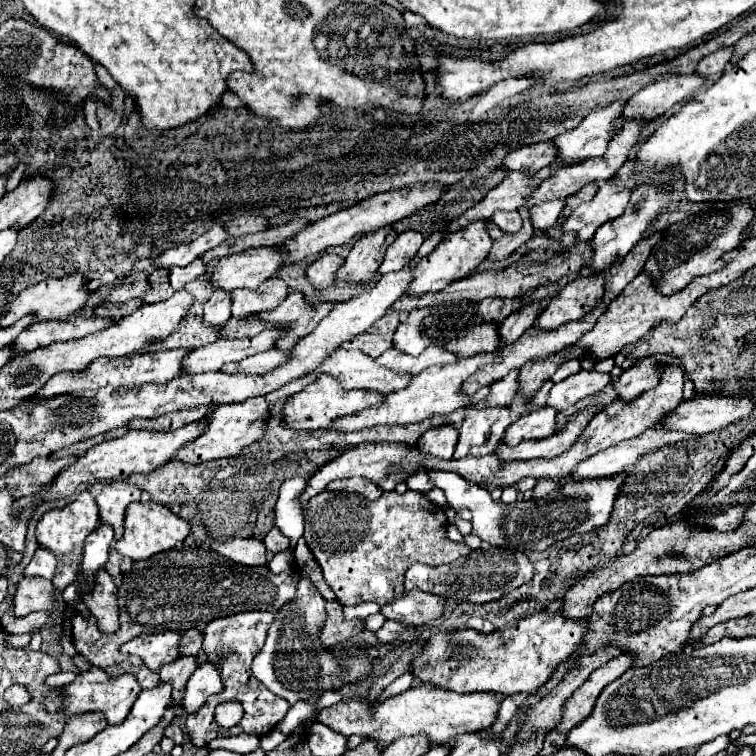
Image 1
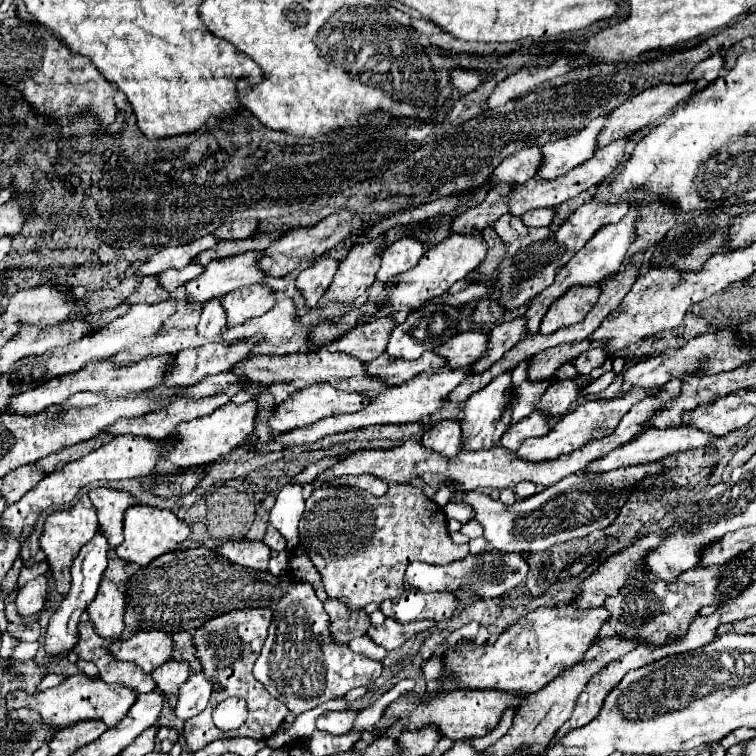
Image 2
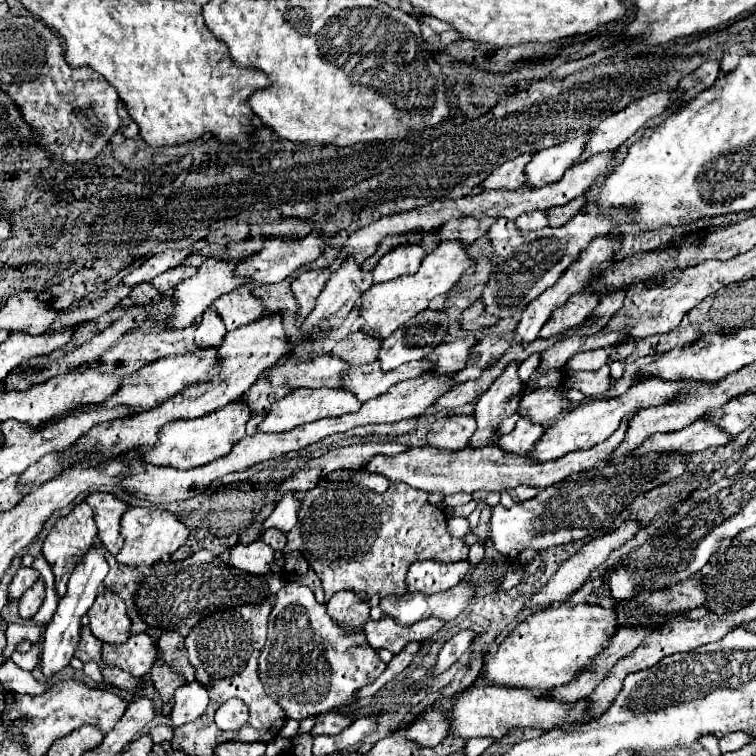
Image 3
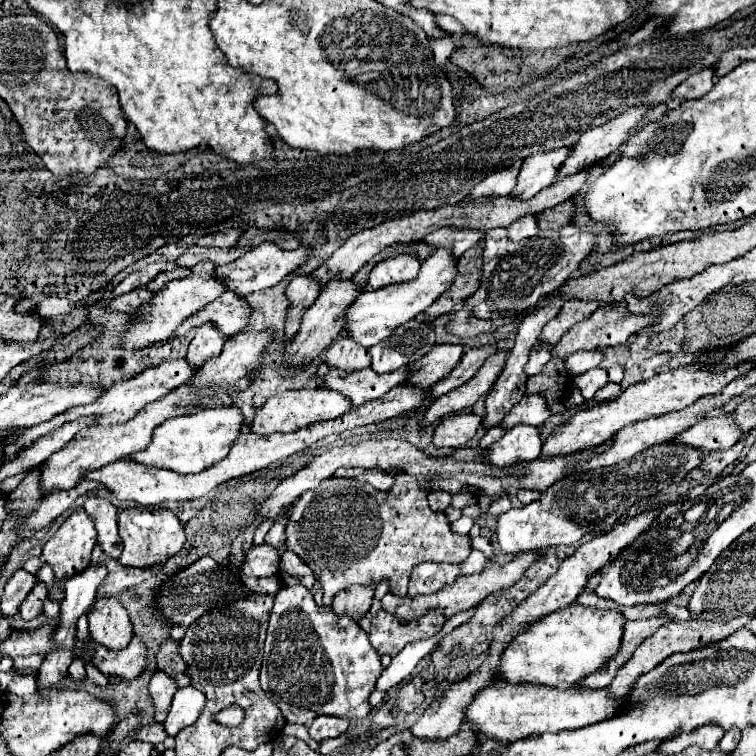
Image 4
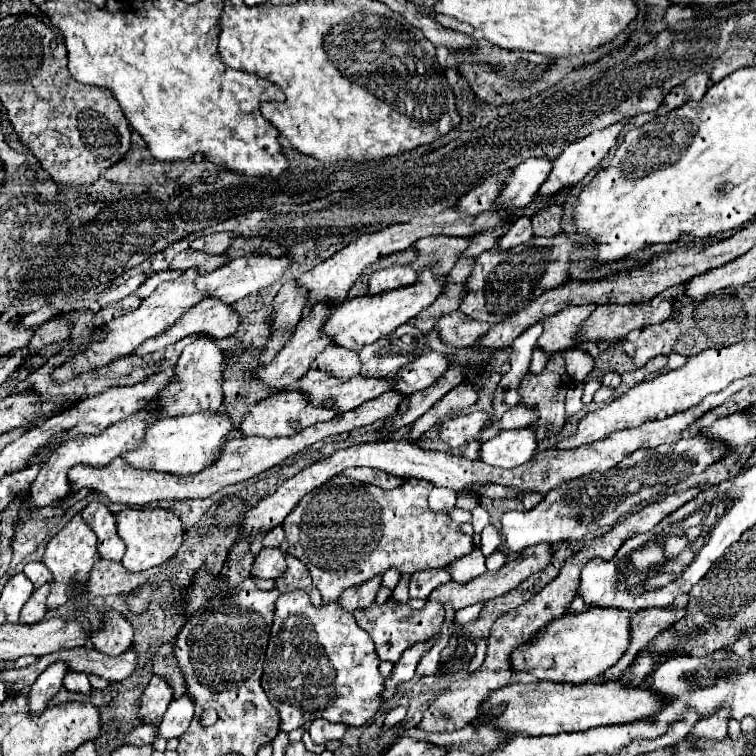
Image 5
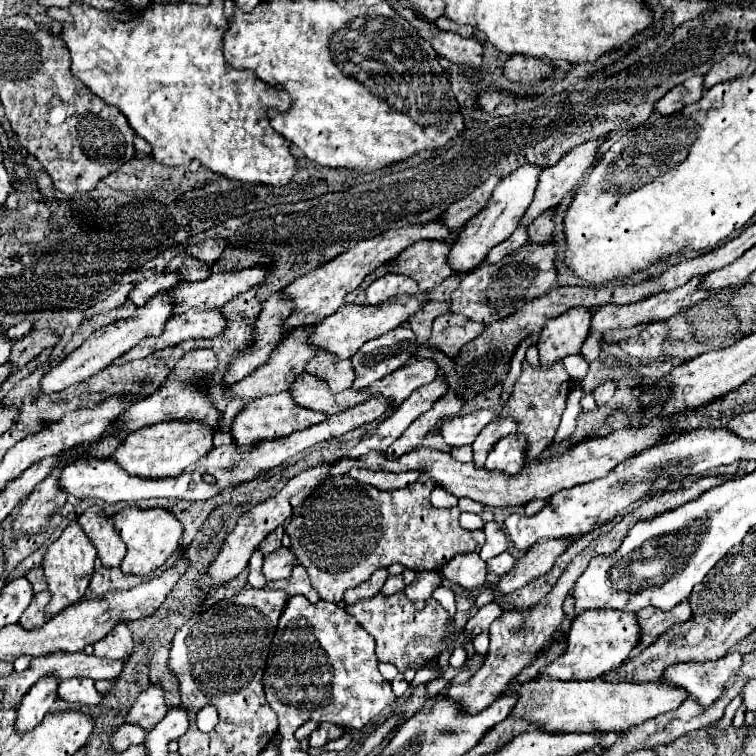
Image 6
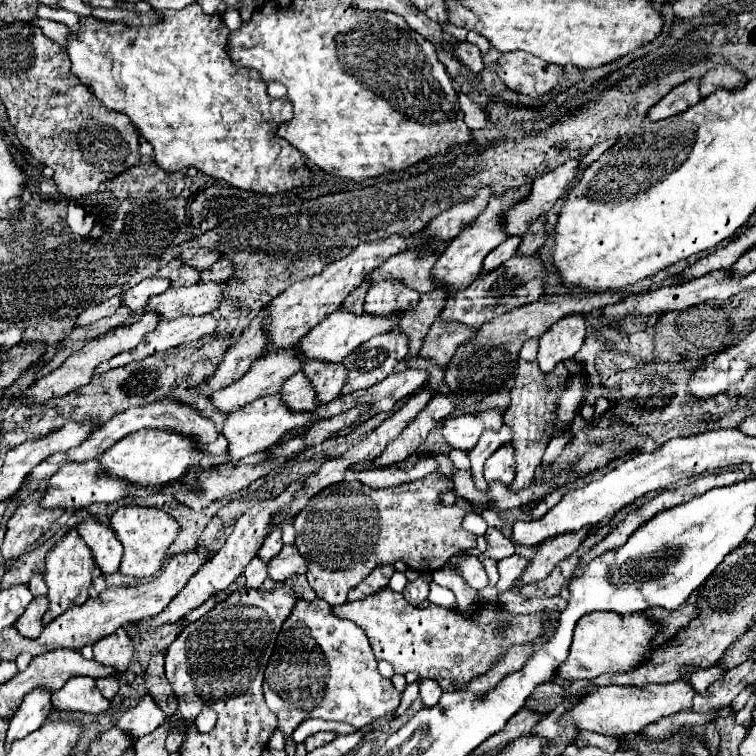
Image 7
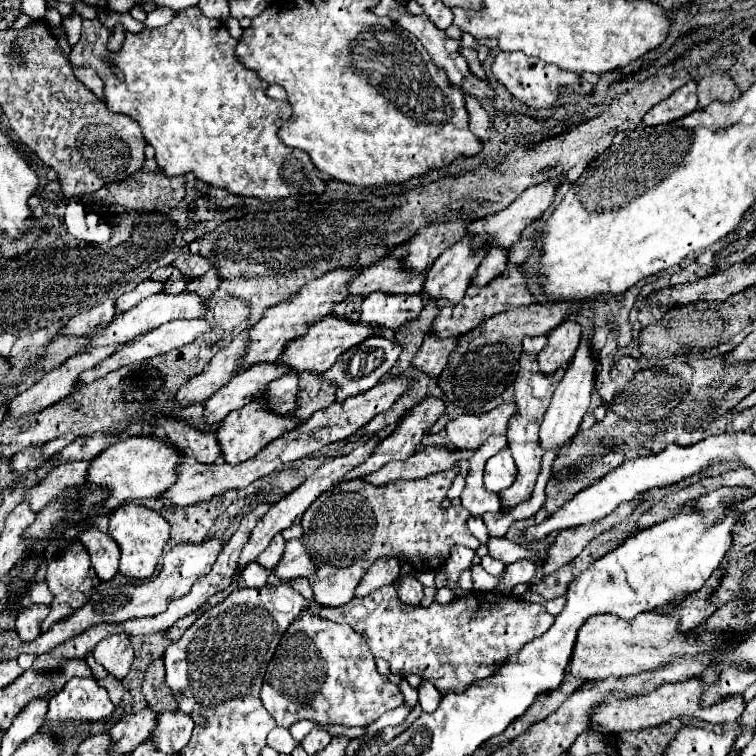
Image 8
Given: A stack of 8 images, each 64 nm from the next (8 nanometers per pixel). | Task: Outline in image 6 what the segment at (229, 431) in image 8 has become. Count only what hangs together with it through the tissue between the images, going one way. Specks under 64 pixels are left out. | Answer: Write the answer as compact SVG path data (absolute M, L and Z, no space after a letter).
M280 392L280 394L274 394L274 396L264 396L264 398L250 400L242 408L242 412L236 416L234 424L230 426L230 432L234 436L234 442L240 448L248 448L258 440L276 440L276 438L288 436L296 430L304 430L304 428L308 428L308 426L312 426L312 424L316 424L324 418L328 418L324 412L312 412L308 408L300 408L294 402L290 392Z

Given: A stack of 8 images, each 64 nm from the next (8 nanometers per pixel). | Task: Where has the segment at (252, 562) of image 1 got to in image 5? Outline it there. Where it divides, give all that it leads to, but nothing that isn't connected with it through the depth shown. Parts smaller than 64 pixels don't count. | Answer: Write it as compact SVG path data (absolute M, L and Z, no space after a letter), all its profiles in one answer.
M262 548L252 564L254 578L278 578L286 568L284 552L280 548Z

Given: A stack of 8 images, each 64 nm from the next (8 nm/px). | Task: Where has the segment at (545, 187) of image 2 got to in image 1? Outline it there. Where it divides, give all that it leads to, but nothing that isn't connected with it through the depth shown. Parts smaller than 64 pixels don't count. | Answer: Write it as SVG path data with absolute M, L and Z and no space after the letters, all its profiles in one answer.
M628 120L628 122L624 124L624 128L618 132L620 136L616 136L616 138L610 142L610 146L608 146L608 150L606 150L604 156L588 158L588 160L582 160L582 162L568 164L568 166L560 168L552 178L548 178L548 180L542 182L542 186L530 196L530 200L528 200L526 206L530 208L530 206L534 206L534 204L538 204L538 202L544 202L544 200L558 200L558 198L564 200L566 196L578 192L584 184L588 184L588 182L592 182L592 180L598 180L598 182L600 182L600 180L606 180L606 178L614 176L614 174L624 166L624 162L628 160L628 154L632 152L632 148L638 144L640 132L644 130L646 124L648 124L646 120Z

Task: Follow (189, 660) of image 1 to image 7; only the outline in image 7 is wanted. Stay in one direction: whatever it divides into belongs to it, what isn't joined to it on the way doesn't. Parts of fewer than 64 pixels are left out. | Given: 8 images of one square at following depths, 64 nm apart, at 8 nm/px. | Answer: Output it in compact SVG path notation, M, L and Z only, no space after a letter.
M146 694L136 706L126 710L126 714L118 720L118 728L132 734L134 738L150 734L154 728L158 728L166 720L166 714L156 704L156 700Z

